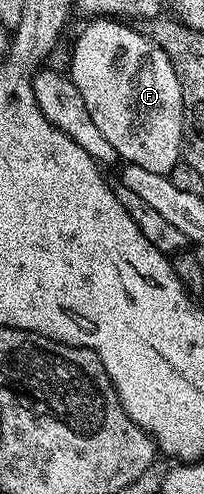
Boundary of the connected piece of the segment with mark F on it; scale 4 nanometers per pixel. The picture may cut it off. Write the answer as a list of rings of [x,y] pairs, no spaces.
[[[96,17],[85,23],[88,24],[81,29],[80,36],[77,37],[76,44],[72,47],[70,78],[78,89],[78,93],[82,93],[82,101],[86,101],[86,109],[90,109],[90,117],[94,120],[94,125],[98,125],[98,133],[102,133],[102,137],[106,137],[106,141],[110,141],[110,145],[114,145],[117,156],[124,163],[142,165],[142,169],[146,169],[150,173],[168,175],[181,162],[184,146],[184,98],[182,97],[182,85],[179,77],[176,76],[174,65],[168,60],[166,53],[162,53],[162,49],[158,49],[158,45],[154,45],[139,29],[127,22],[117,21],[112,17]]]

